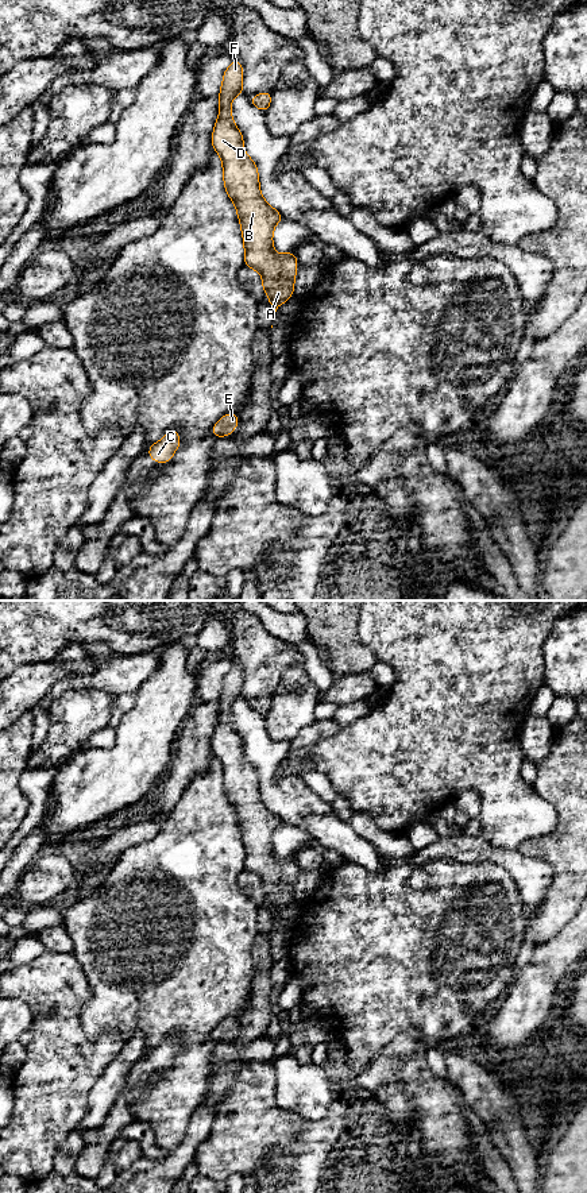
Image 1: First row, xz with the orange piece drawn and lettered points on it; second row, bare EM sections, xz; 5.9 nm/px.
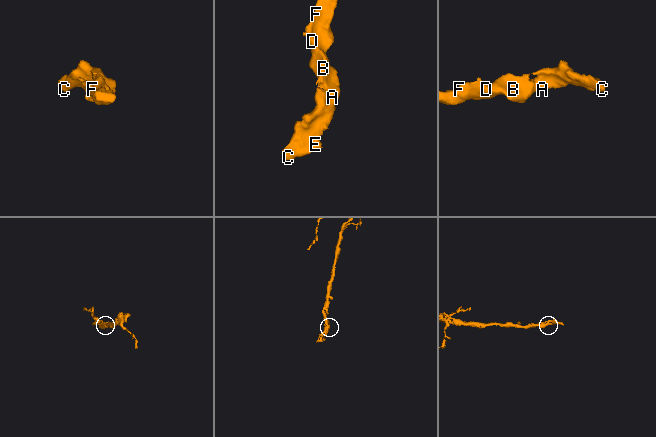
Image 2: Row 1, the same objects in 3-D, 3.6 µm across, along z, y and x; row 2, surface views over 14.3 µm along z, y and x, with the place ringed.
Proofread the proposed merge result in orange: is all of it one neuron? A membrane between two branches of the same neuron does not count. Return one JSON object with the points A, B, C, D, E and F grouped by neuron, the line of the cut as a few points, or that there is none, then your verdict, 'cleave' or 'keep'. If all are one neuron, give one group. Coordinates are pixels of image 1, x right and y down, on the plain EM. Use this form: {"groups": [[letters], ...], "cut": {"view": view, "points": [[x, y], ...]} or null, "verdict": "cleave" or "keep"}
{"groups": [["A", "B", "C", "D", "E", "F"]], "cut": null, "verdict": "keep"}

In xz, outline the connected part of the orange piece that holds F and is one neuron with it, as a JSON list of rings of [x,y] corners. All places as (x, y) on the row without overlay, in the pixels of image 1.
[[[233,663],[223,679],[223,690],[217,700],[220,703],[220,715],[212,737],[212,750],[221,761],[224,792],[228,802],[235,807],[242,830],[244,870],[262,877],[262,891],[264,899],[270,903],[270,910],[275,919],[278,911],[286,907],[294,897],[297,860],[296,857],[279,860],[273,854],[273,834],[283,822],[262,802],[256,768],[246,758],[243,740],[232,723],[231,709],[236,699],[243,699],[243,669],[239,664]]]

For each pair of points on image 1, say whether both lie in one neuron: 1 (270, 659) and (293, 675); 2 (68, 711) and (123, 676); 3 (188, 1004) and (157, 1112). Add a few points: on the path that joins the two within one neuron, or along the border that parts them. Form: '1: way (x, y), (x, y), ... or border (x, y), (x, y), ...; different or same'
1: border (302, 667), (290, 667), (271, 697); different
2: border (69, 690), (101, 688), (107, 692); different
3: way (190, 1031), (190, 1073), (184, 1085); same

